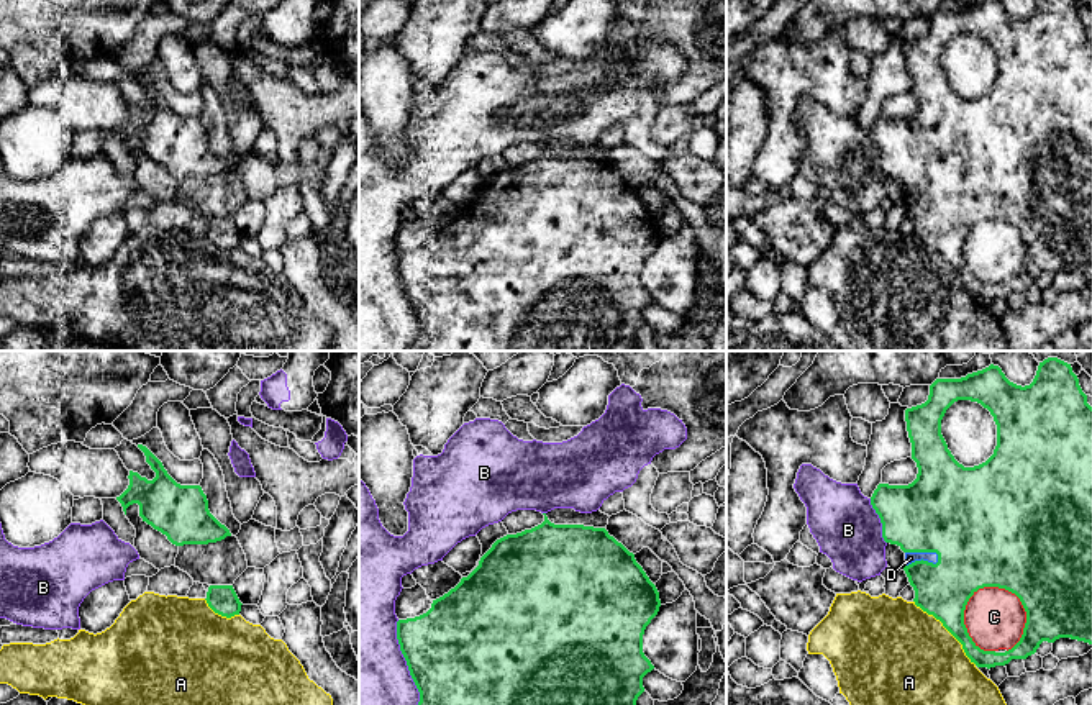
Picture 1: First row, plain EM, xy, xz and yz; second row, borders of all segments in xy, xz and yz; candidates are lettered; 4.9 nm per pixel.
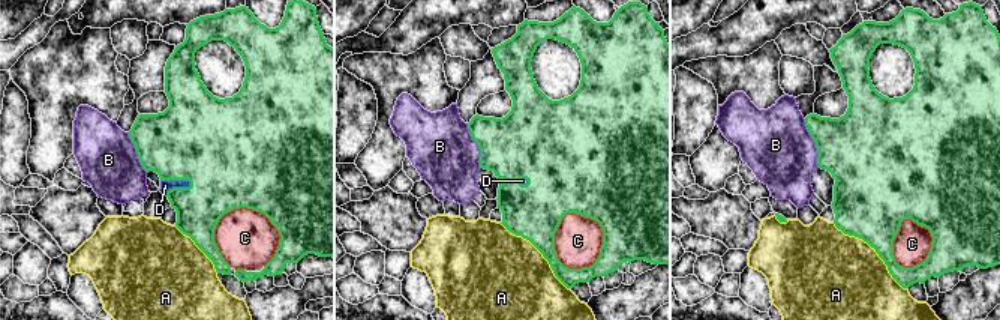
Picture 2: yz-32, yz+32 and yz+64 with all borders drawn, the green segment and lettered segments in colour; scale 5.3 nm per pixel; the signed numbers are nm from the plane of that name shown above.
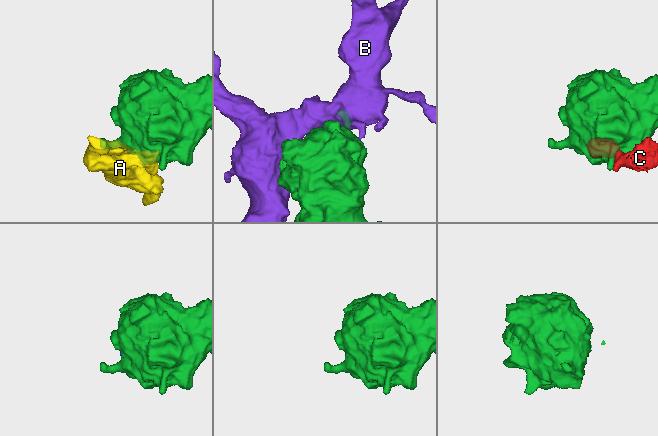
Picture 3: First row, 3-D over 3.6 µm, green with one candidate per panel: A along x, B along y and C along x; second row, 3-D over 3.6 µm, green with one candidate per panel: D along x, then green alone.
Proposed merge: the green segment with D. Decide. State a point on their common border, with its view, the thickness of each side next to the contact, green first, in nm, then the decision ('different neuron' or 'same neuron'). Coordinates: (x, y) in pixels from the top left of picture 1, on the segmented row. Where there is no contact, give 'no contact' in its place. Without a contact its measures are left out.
yz (923, 561) | 380/50 nm | same neuron

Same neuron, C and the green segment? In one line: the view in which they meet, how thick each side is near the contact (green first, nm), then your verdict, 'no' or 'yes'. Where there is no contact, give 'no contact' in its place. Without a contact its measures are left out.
contact in yz; calibres 460 and 300 nm; no

